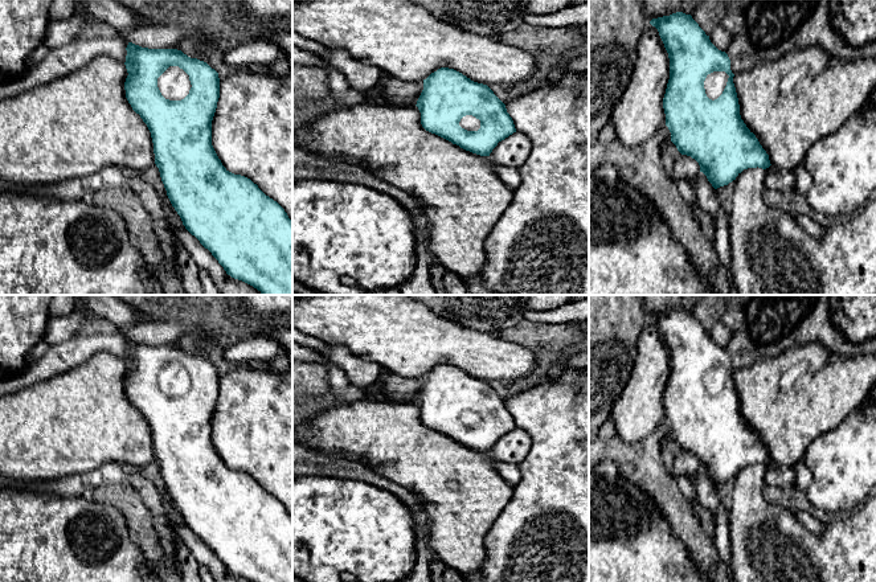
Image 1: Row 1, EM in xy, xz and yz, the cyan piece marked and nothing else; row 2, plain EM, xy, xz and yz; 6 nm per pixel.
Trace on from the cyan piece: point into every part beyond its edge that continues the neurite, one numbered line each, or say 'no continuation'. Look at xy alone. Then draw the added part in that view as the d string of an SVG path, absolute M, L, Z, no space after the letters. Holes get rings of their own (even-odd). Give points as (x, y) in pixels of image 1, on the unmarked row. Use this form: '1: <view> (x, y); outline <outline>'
1: xy (174, 380); outline M169 362L159 374L157 384L169 397L184 395L192 384L189 372L179 362Z

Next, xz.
1: xz (469, 418); outline M466 411L460 415L459 422L467 427L478 427L480 425L480 417L472 411Z

